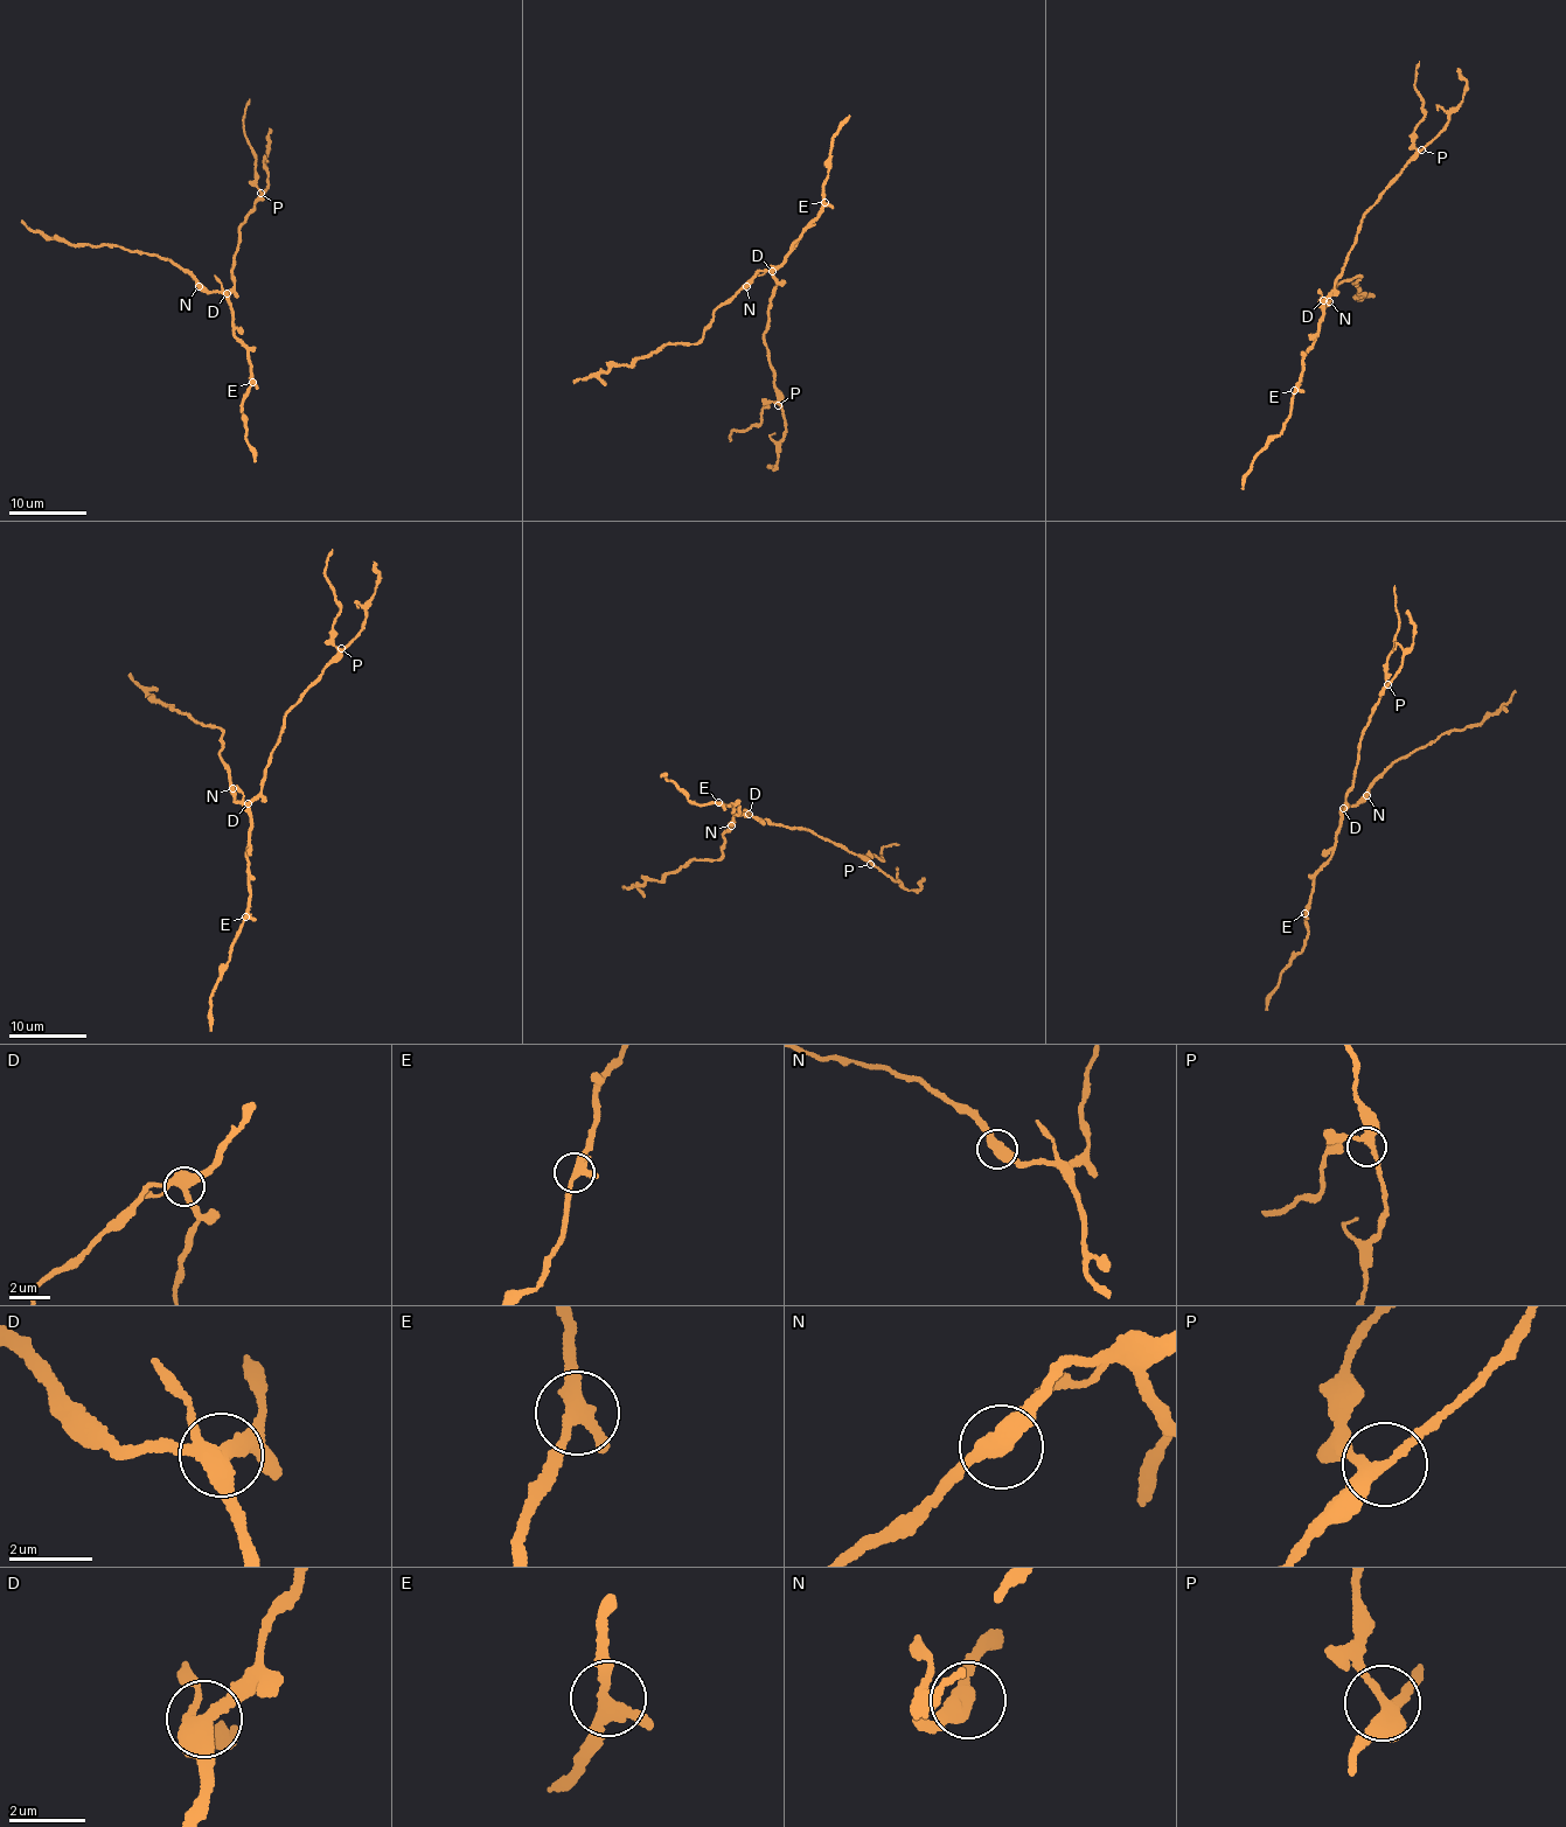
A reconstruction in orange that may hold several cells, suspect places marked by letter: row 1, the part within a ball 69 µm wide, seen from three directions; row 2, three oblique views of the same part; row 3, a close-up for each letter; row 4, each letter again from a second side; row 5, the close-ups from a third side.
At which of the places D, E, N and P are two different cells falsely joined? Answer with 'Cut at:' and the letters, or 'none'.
Cut at: none

